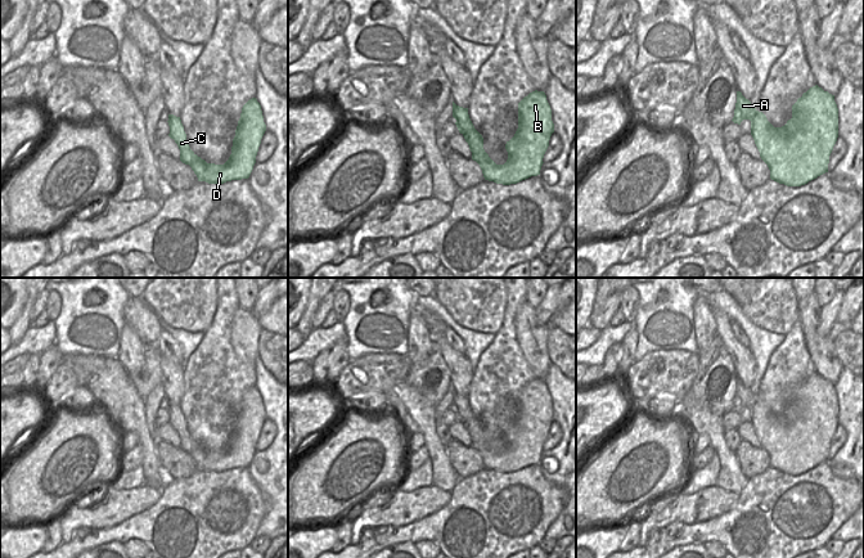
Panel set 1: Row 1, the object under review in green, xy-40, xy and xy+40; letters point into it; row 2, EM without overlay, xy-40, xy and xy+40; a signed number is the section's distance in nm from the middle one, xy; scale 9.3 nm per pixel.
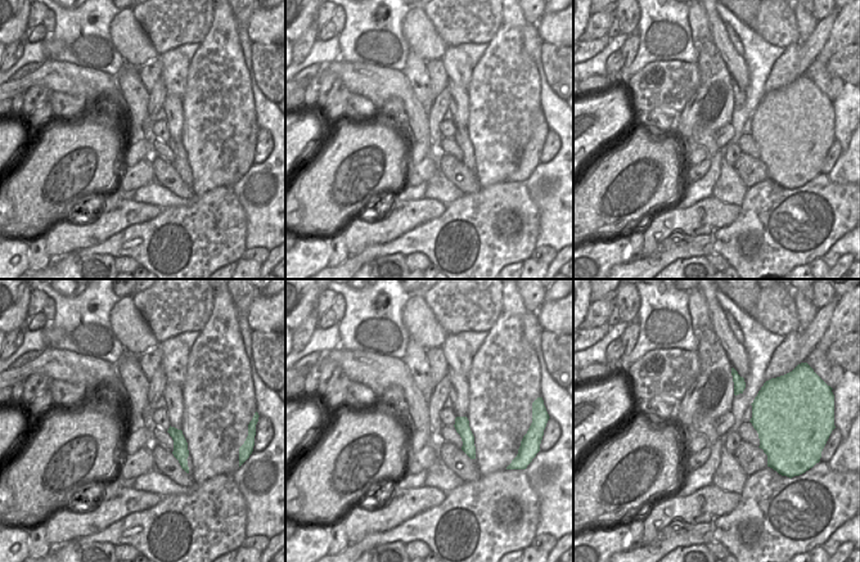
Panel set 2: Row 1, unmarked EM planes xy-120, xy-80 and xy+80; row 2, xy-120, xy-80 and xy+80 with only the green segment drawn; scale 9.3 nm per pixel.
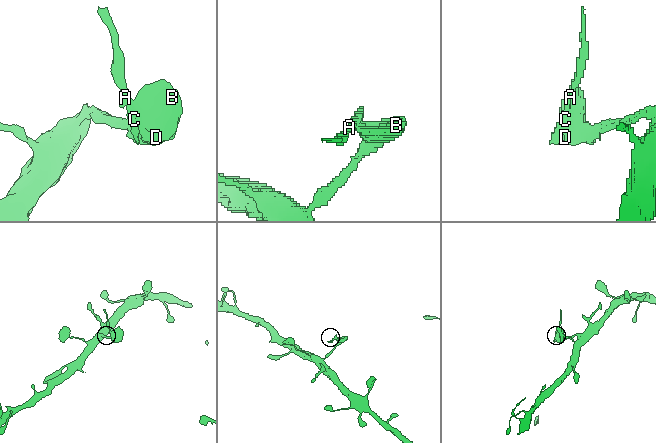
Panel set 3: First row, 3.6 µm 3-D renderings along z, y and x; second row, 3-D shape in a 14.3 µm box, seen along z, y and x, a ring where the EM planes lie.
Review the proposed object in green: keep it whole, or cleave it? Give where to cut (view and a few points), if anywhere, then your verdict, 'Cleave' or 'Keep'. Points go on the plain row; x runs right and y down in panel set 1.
Split along xy-40 (194, 442), (194, 448), (189, 453). Cleave.

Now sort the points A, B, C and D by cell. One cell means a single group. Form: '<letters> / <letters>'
A C / B D

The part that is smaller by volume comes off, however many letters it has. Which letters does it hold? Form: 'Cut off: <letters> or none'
Cut off: A, C.

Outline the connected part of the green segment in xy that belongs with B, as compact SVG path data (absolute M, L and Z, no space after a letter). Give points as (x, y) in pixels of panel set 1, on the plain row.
M532 379L518 391L518 417L507 429L508 447L496 453L483 437L482 423L473 417L463 424L485 468L510 473L540 463L544 442L554 420L552 397L544 379Z

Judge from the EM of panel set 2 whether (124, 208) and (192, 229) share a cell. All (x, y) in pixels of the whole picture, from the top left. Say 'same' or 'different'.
different

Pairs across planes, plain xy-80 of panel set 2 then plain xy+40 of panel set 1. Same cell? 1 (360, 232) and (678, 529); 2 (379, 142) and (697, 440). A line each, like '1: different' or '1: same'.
1: different
2: different

